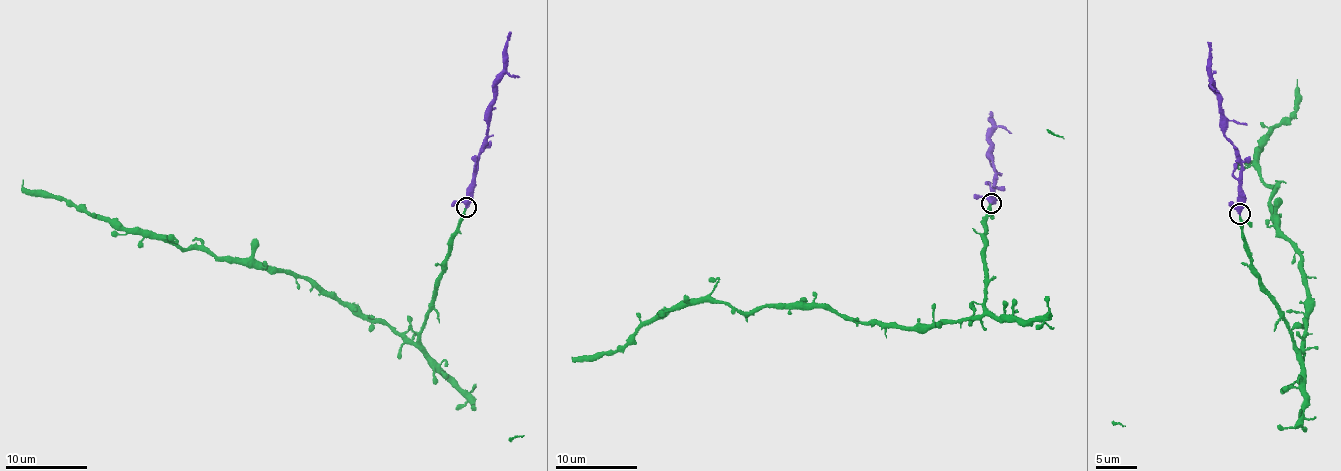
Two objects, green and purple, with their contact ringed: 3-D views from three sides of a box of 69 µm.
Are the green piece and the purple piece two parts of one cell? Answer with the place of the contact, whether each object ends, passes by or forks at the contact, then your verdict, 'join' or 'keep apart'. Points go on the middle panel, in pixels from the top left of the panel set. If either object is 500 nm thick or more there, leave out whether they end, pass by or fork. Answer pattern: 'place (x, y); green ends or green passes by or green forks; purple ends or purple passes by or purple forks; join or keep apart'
place (991, 203); green ends; purple passes by; join

